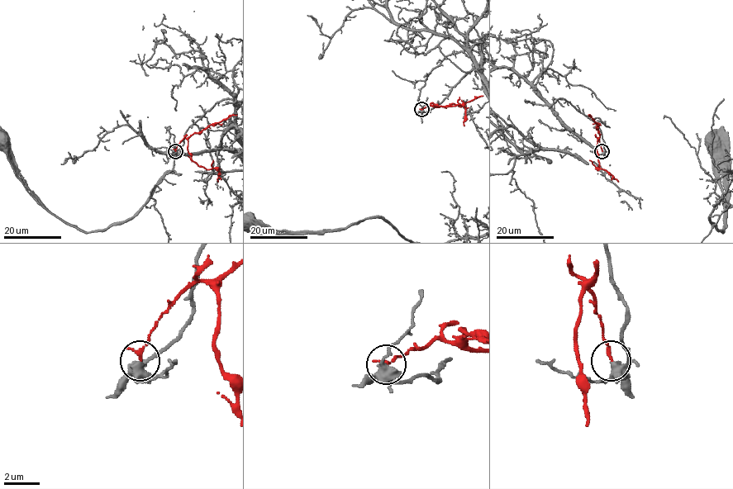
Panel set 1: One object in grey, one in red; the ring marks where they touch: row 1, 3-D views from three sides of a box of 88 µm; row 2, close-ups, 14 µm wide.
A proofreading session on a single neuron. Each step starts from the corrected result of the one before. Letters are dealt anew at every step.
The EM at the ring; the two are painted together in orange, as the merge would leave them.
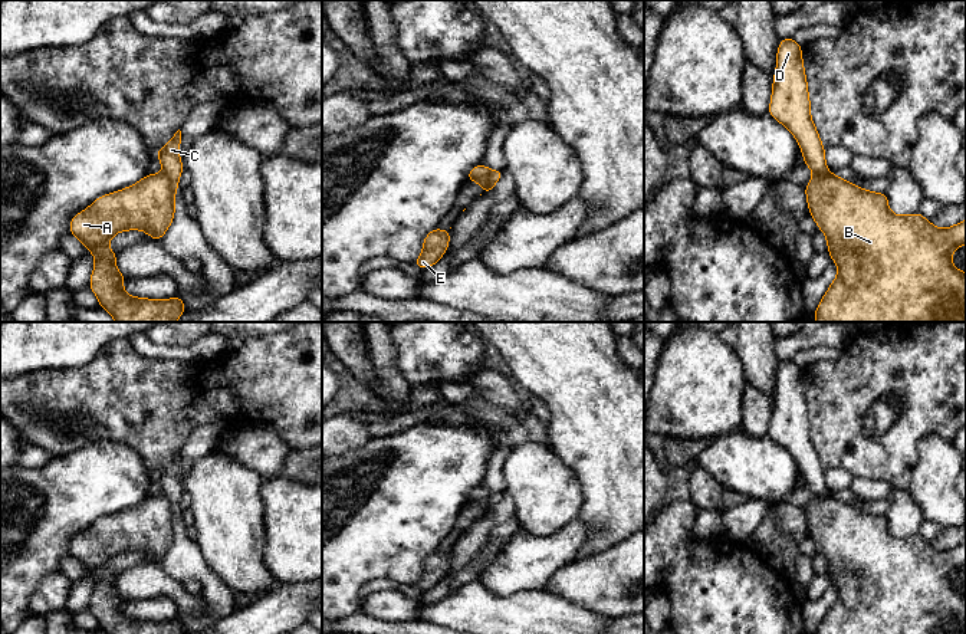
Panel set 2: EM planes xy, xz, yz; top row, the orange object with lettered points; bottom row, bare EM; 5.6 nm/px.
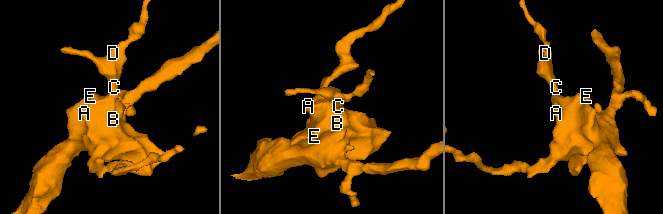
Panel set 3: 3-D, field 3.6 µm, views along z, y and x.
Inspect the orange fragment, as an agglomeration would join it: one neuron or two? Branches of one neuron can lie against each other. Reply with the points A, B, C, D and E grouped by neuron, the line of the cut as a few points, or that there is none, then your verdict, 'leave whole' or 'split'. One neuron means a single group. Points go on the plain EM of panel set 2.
A B E / C D | xy (164, 493), (177, 508) | split

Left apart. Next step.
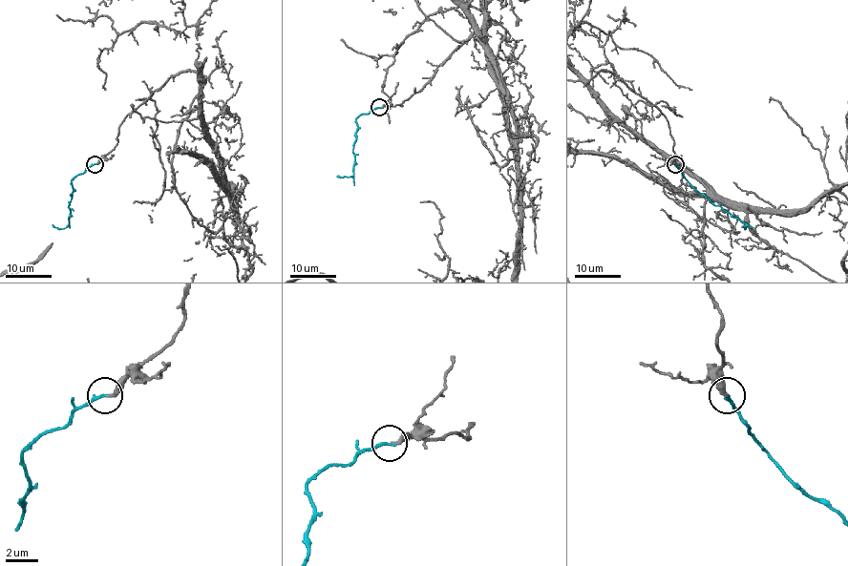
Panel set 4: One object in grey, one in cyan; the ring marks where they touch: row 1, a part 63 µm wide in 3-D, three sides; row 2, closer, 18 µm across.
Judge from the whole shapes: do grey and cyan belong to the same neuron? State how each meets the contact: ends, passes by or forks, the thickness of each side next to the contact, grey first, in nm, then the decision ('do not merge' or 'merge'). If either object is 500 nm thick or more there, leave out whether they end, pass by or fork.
grey ends; cyan ends; calibres 240 and 190 nm; merge

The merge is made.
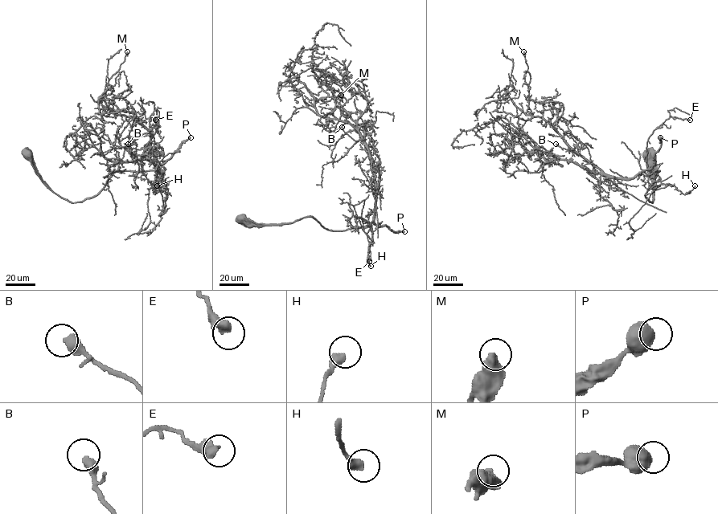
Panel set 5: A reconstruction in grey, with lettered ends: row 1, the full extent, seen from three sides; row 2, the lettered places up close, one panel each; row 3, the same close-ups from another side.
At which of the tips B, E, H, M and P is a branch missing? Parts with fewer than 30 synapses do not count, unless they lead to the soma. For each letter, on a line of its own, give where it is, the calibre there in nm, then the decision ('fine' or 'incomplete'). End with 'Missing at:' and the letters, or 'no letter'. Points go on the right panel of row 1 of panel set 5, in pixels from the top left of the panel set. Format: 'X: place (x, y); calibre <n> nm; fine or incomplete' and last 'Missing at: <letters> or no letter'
B: place (555, 144); calibre 440 nm; fine
E: place (690, 120); calibre 480 nm; fine
H: place (695, 185); calibre 400 nm; fine
M: place (523, 51); calibre 550 nm; fine
P: place (660, 137); calibre 800 nm; incomplete
Missing at: P

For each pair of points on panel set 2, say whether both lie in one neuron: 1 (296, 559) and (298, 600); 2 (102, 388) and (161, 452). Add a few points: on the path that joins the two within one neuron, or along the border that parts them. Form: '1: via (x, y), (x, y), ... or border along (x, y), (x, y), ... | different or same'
1: border along (306, 581), (276, 584) | different
2: via (118, 404), (150, 436) | same

